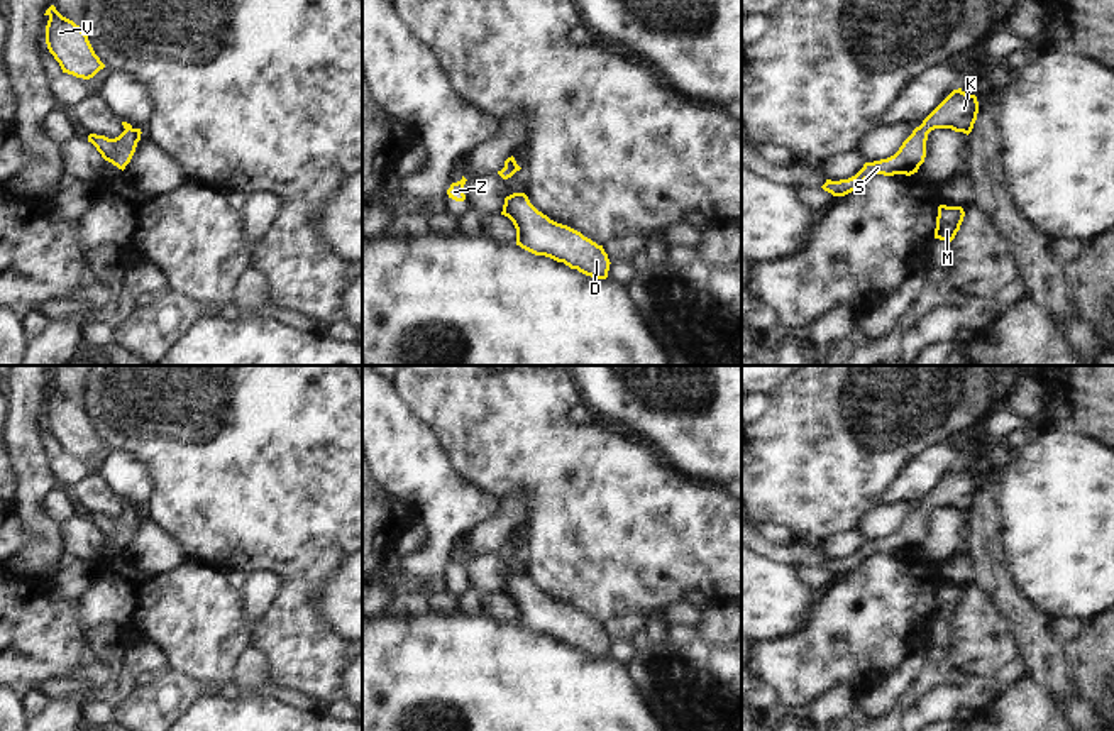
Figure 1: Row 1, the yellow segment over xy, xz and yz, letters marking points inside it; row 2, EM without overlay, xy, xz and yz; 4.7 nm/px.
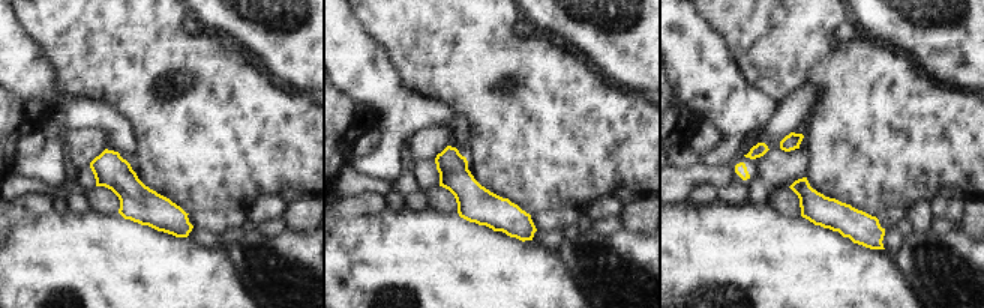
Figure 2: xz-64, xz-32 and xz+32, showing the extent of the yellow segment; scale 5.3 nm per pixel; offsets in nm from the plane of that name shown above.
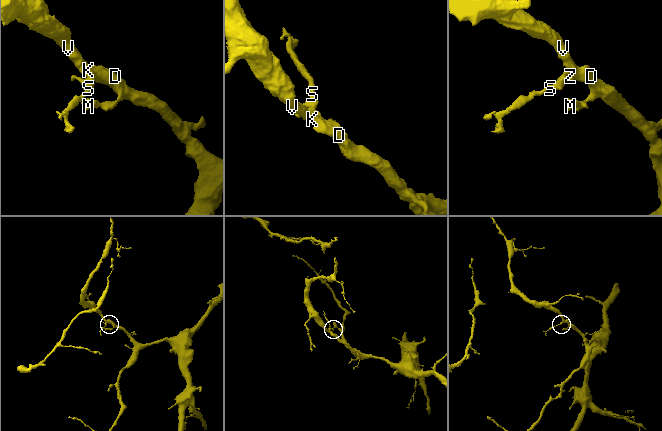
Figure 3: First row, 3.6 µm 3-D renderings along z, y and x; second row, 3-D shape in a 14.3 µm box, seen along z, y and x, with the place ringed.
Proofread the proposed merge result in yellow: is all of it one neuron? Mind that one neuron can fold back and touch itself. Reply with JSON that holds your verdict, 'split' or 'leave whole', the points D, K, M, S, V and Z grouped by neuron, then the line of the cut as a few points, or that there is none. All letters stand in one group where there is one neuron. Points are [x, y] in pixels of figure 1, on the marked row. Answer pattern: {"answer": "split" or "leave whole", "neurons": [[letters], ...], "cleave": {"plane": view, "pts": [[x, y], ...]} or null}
{"answer": "leave whole", "neurons": [["D", "K", "M", "S", "V", "Z"]], "cleave": null}

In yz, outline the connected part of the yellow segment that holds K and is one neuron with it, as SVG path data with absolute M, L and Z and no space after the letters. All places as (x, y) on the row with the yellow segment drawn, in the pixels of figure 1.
M962 88L953 90L913 134L902 142L899 151L880 161L865 162L863 168L848 179L831 181L821 186L833 196L845 196L855 191L865 179L875 174L911 176L918 173L926 157L928 134L935 129L951 129L955 132L970 134L979 113L979 102L975 95L965 93Z

